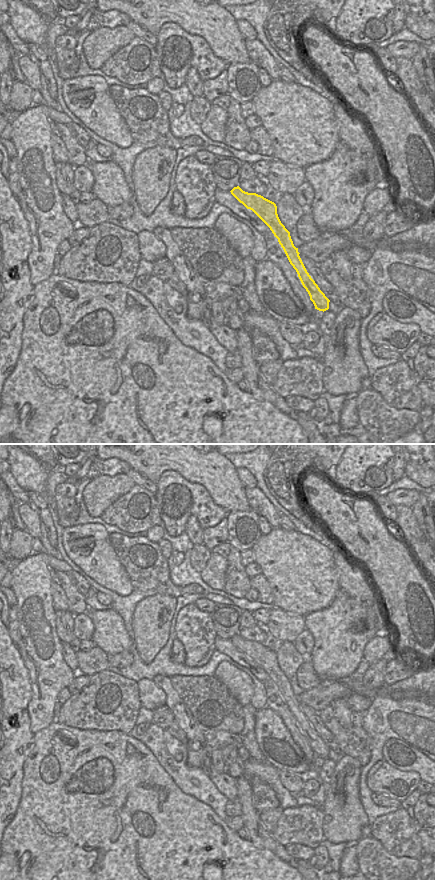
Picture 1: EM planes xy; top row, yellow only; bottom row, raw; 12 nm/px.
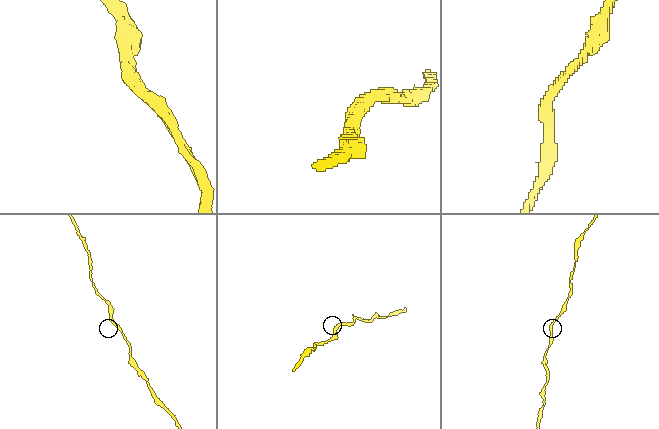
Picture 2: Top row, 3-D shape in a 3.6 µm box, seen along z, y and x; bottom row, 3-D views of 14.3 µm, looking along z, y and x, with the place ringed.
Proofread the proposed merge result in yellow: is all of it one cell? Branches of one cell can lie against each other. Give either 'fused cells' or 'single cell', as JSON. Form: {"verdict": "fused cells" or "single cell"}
{"verdict": "single cell"}

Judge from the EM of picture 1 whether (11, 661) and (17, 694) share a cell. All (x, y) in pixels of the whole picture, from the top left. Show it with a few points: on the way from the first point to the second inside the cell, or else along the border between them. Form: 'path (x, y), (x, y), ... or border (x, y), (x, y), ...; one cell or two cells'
path (14, 669), (15, 686); one cell

